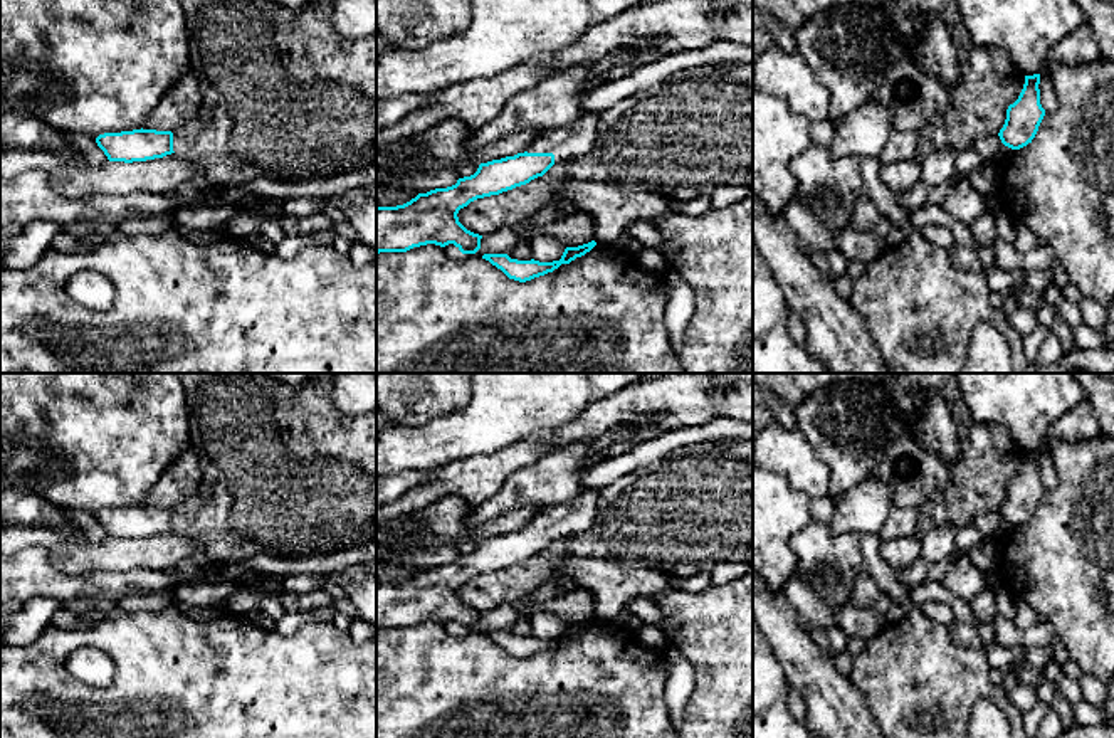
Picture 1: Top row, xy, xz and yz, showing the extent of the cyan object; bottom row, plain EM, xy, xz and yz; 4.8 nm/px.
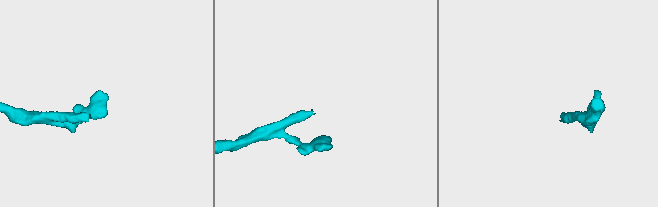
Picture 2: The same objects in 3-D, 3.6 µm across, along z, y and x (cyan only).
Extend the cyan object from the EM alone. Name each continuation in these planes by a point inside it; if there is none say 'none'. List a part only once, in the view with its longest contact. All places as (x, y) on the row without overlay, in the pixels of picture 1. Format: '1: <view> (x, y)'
1: xz (577, 516)

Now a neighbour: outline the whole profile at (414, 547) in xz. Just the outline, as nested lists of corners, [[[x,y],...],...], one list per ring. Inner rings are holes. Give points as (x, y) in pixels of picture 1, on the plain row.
[[[415,513],[376,525],[376,568],[395,565],[427,570],[452,563],[457,556],[459,553],[452,545],[434,541],[434,535],[420,525]]]

